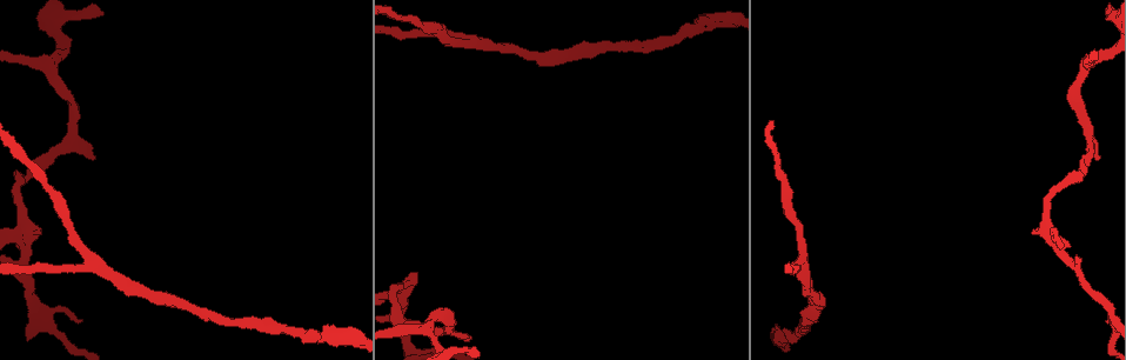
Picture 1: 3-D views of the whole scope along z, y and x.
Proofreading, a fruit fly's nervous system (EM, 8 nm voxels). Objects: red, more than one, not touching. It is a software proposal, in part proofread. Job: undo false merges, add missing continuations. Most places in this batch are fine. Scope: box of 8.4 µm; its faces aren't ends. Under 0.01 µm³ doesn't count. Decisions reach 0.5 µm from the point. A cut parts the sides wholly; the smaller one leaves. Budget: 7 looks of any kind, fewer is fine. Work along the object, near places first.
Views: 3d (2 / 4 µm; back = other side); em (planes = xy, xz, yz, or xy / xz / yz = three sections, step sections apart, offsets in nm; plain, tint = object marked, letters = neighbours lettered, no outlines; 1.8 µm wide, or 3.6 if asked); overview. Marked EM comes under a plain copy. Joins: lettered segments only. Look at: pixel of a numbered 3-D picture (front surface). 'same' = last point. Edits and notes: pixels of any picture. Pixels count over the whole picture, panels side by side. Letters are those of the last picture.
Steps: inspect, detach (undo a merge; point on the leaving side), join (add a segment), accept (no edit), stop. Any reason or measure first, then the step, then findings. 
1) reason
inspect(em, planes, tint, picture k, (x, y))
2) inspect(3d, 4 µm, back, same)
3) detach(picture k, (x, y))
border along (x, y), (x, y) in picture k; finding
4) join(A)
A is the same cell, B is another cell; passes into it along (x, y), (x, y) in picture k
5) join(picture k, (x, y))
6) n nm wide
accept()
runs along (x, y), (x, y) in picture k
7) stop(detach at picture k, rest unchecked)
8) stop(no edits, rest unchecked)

side arm on a straight run
inspect(em, planes, letters, picture 1, (474, 44))

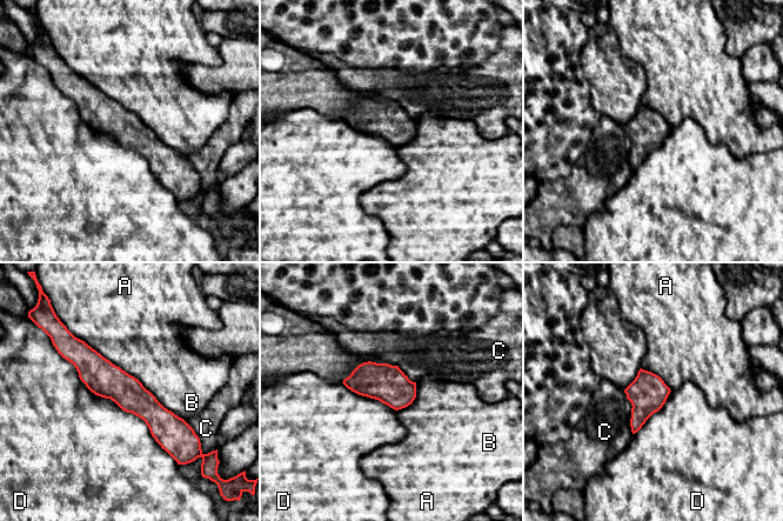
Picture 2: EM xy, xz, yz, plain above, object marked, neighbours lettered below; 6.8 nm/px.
D touches over 1100 nm
accept()
A, B, C and D are other cells; border along (58, 352), (175, 461) in picture 2; continuous, no second cell

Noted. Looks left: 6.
free end
inspect(em, planes, letters, picture 1, (1098, 159))

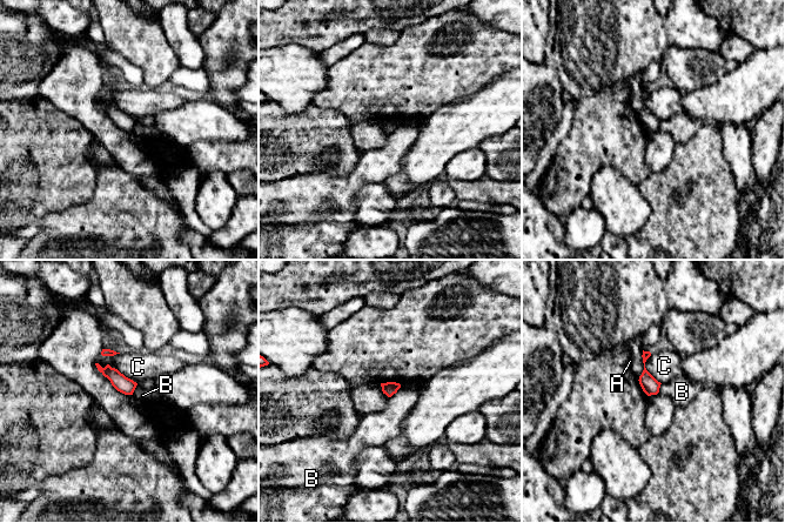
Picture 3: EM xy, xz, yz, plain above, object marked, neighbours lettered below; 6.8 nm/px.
accept()
A, B and C are other cells; border along (401, 387), (389, 397) in picture 3; none of them fits

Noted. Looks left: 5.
three arms meet
inspect(em, planes, letters, picture 1, (1101, 303))

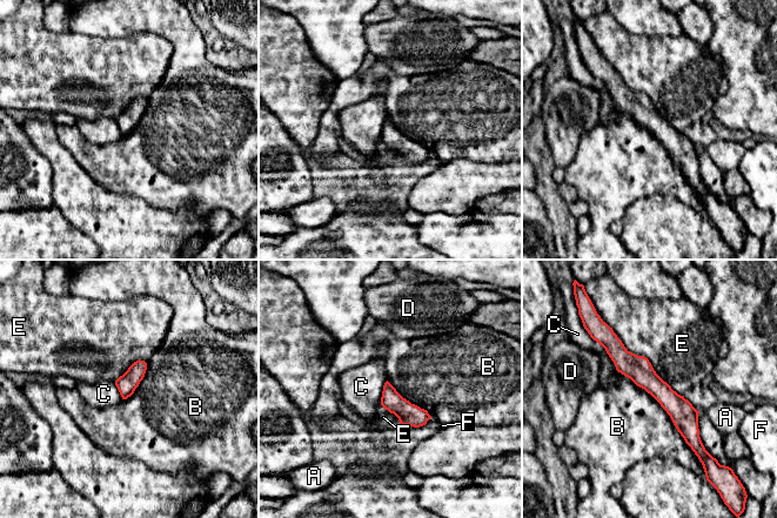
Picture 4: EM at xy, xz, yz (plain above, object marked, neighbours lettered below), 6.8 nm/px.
accept()
A, B, C, D, E and F are other cells; border along (617, 370), (660, 404), (700, 459) in picture 4; one cell here

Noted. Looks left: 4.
stop(no edits, rest unchecked)

